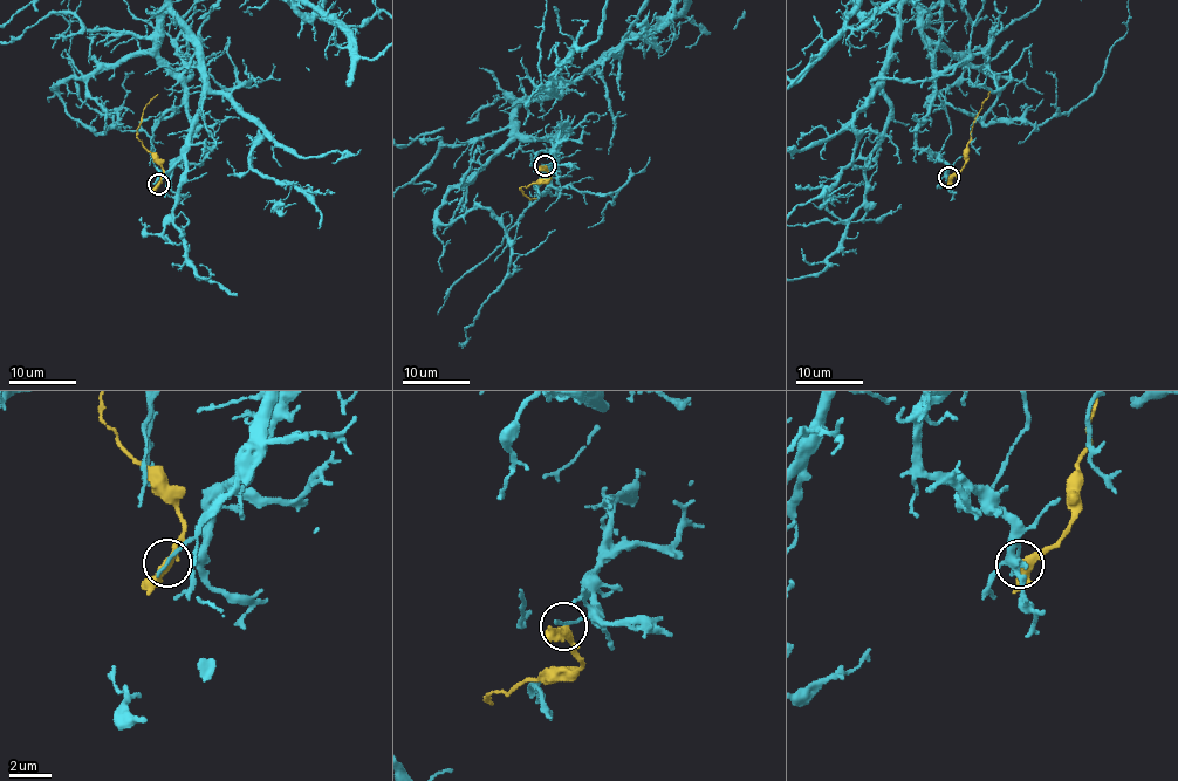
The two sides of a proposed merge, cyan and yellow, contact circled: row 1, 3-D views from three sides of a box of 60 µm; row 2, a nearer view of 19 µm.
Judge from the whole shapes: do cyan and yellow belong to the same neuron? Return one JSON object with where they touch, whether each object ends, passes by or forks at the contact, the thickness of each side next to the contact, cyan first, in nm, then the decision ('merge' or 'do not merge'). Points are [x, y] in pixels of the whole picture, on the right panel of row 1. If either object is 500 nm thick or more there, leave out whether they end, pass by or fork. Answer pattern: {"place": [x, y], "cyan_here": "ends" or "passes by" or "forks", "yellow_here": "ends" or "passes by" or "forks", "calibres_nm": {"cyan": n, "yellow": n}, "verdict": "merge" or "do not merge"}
{"place": [949, 177], "cyan_here": "ends", "yellow_here": "passes by", "calibres_nm": {"cyan": 180, "yellow": 360}, "verdict": "do not merge"}

